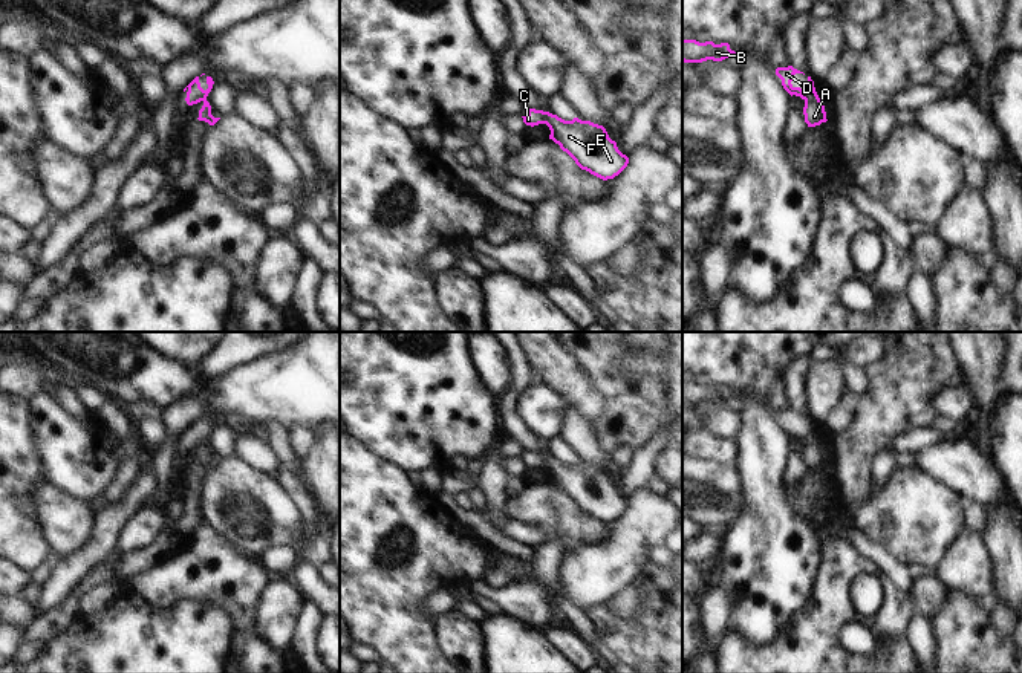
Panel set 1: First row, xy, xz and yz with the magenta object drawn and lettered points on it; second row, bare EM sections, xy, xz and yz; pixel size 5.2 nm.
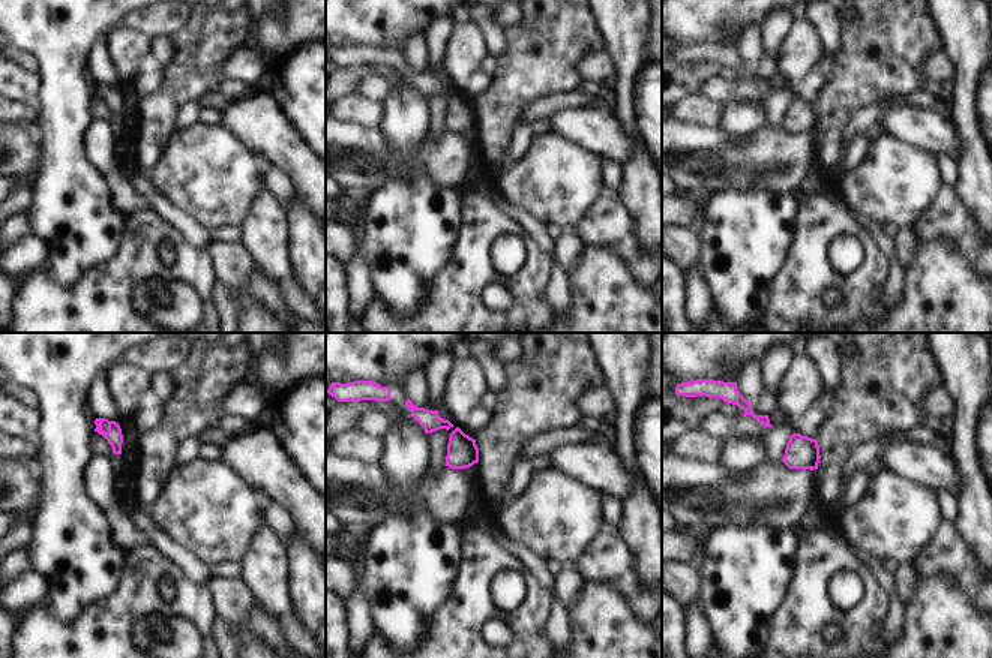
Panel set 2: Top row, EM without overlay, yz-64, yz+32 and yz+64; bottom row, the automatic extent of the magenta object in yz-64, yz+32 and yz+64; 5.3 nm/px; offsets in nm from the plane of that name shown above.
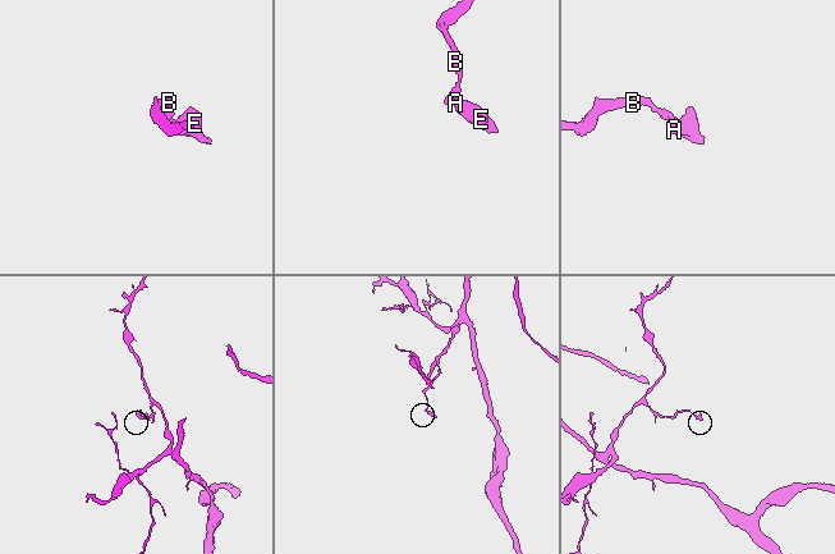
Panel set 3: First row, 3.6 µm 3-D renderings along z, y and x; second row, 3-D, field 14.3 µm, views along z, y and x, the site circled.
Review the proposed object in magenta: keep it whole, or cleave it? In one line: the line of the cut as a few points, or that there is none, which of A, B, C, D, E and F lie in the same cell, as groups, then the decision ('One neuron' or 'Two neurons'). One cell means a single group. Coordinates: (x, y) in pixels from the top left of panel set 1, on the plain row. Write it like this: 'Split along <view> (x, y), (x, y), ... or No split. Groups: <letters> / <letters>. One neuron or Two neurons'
Split along xz (548, 455), (543, 465). Groups: A E F / B C D. Two neurons

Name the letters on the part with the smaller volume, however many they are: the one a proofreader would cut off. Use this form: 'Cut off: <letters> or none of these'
Cut off: A, E, F

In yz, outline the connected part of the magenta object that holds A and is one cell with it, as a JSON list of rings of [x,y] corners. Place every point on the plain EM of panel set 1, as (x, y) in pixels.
[[[817,436],[805,442],[803,457],[805,457],[805,465],[808,467],[808,470],[815,470],[828,463],[825,448],[820,444]]]

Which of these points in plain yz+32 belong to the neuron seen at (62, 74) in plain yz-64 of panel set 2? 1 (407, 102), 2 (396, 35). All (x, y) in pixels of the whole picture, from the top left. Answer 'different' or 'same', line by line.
1: same
2: same

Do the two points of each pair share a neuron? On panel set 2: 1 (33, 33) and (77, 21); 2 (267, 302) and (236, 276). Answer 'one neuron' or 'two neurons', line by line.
1: one neuron
2: two neurons

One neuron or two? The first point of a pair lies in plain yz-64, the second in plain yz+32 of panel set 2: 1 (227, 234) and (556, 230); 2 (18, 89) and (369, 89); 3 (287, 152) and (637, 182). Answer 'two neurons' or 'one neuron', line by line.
1: one neuron
2: one neuron
3: two neurons

